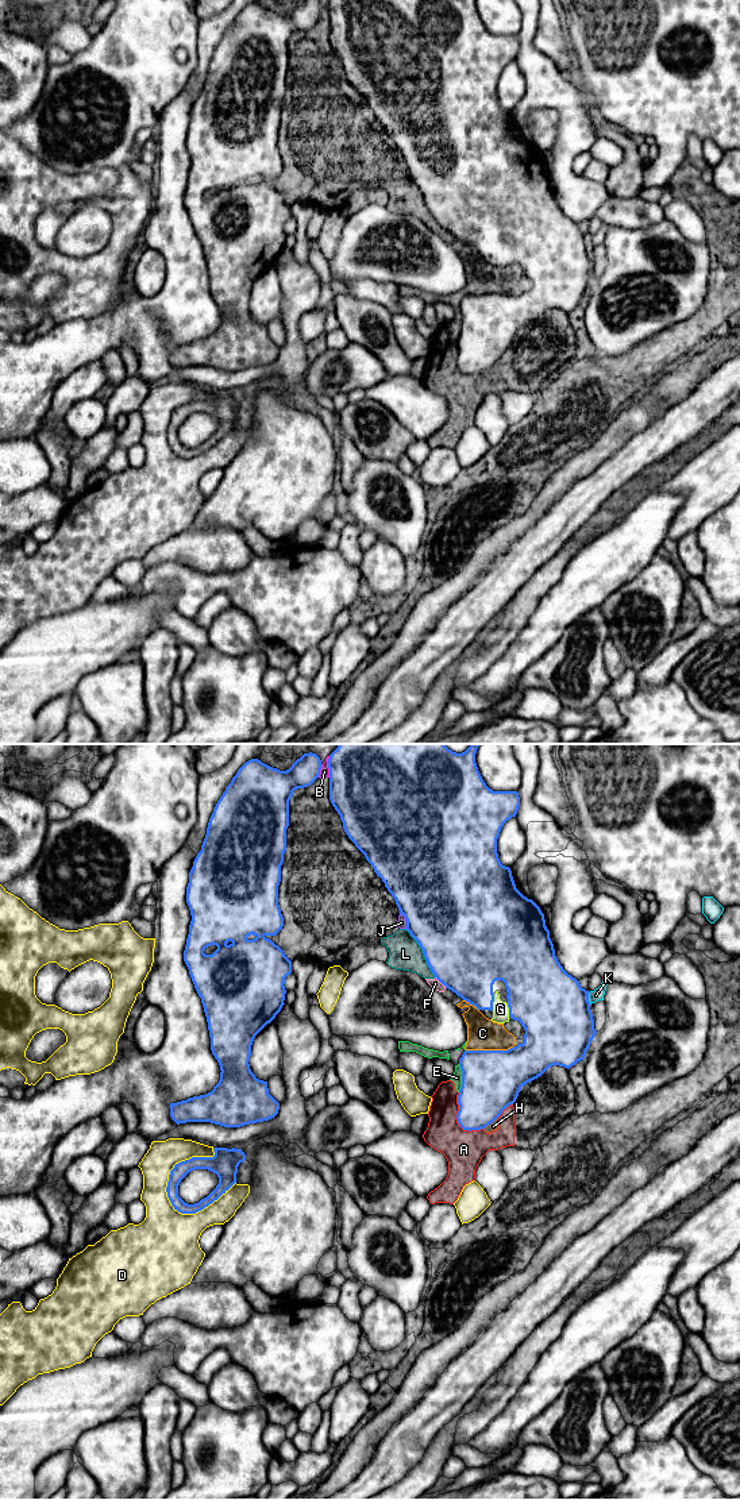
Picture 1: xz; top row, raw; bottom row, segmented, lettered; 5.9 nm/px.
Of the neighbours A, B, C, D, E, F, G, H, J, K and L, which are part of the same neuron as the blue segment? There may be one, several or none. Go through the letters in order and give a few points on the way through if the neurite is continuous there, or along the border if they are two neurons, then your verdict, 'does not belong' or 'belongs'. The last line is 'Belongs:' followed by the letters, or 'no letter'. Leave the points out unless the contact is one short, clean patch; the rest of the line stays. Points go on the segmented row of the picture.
A: does not belong
B: does not belong
C: does not belong
D: does not belong
E: does not belong
F: does not belong
G: belongs
H: border xz (496, 1118), (484, 1129); does not belong
J: does not belong
K: does not belong
L: does not belong
Belongs: G

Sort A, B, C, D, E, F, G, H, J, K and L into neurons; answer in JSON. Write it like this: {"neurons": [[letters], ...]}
{"neurons": [["A", "B", "C", "E", "F", "H", "J", "L"], ["D"], ["G"], ["K"]]}

